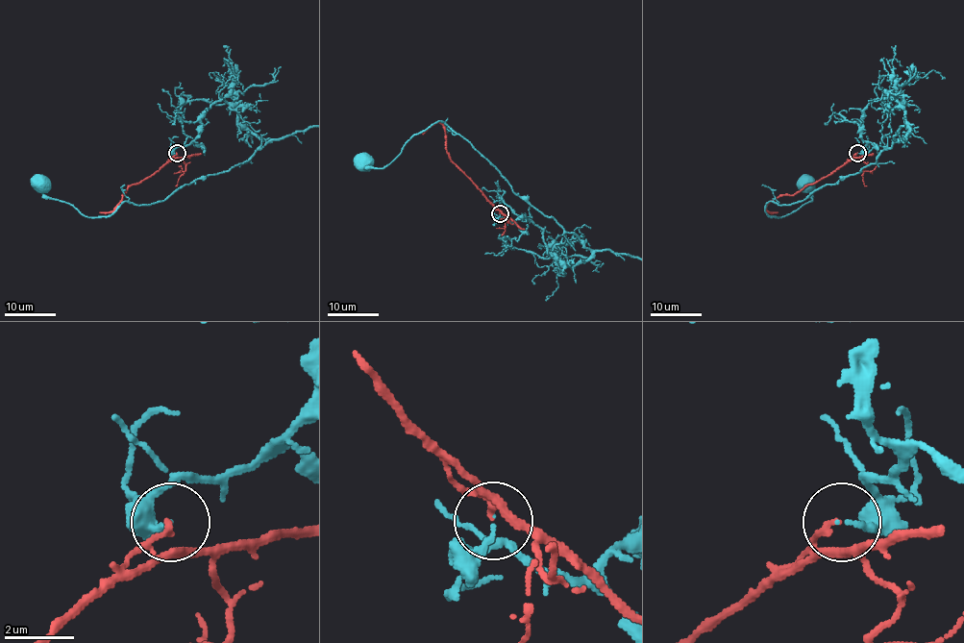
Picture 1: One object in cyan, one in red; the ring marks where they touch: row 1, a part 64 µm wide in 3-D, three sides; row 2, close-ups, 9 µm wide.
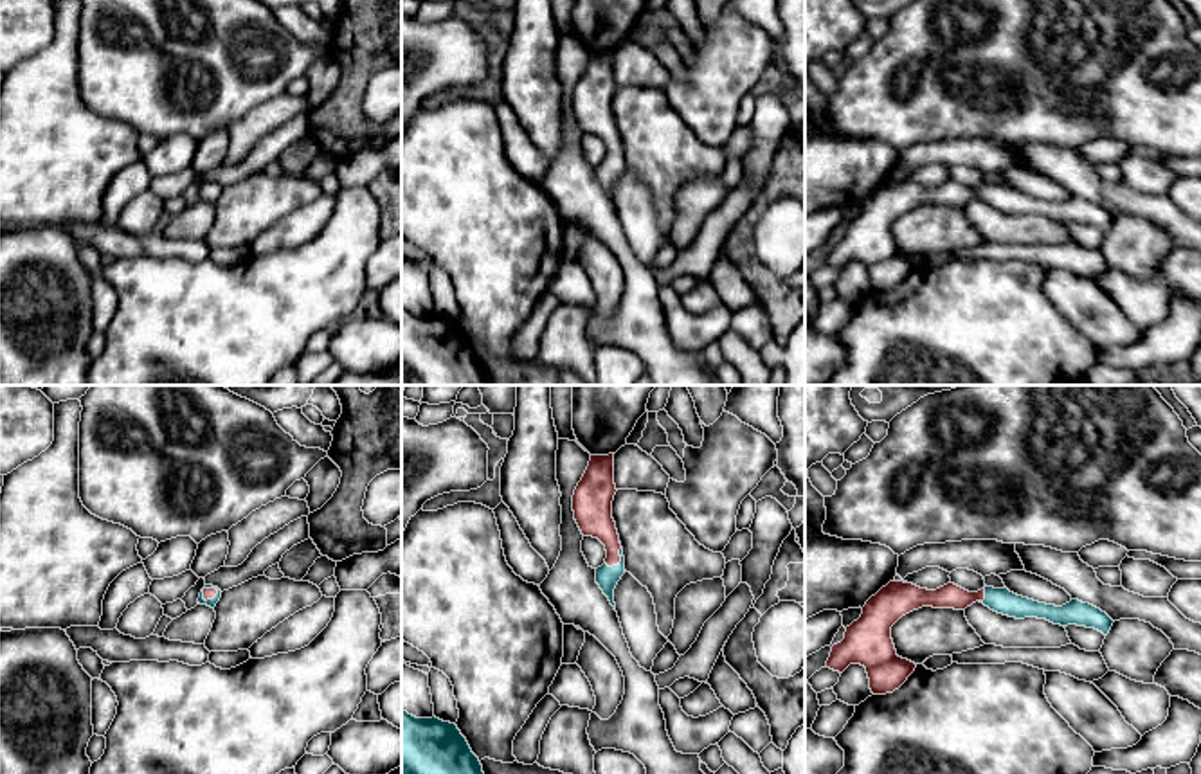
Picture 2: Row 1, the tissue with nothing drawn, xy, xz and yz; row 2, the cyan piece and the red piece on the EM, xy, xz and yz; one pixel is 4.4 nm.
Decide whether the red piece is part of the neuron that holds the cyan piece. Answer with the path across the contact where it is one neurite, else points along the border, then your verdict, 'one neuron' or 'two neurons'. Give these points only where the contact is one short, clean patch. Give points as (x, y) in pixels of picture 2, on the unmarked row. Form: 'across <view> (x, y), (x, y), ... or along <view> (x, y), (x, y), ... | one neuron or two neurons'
two neurons

